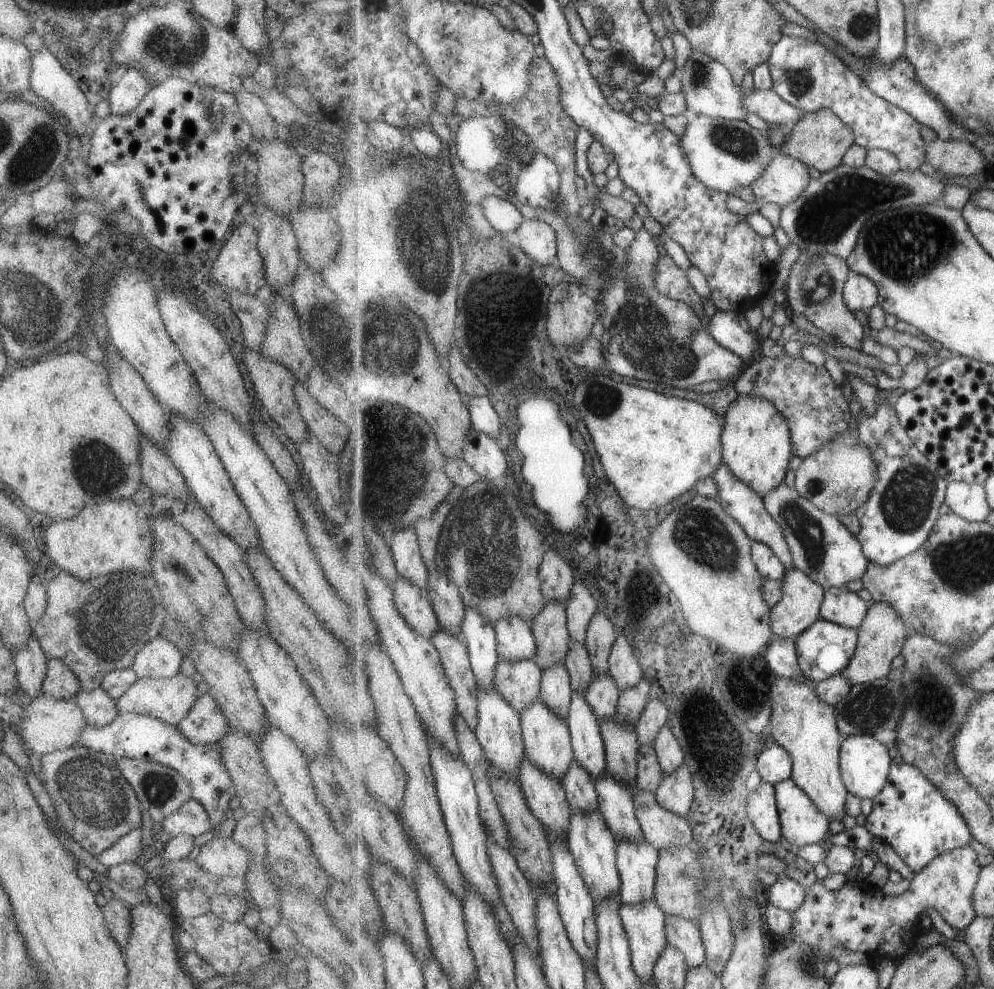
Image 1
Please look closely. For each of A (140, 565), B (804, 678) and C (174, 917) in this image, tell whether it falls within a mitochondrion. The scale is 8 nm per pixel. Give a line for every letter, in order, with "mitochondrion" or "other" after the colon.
A: mitochondrion
B: other
C: other

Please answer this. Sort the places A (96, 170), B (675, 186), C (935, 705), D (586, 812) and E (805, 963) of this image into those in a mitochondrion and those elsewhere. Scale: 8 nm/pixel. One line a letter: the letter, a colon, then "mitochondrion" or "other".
A: other
B: other
C: mitochondrion
D: other
E: mitochondrion

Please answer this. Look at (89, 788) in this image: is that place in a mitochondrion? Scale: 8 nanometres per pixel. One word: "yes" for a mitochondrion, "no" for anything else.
yes

